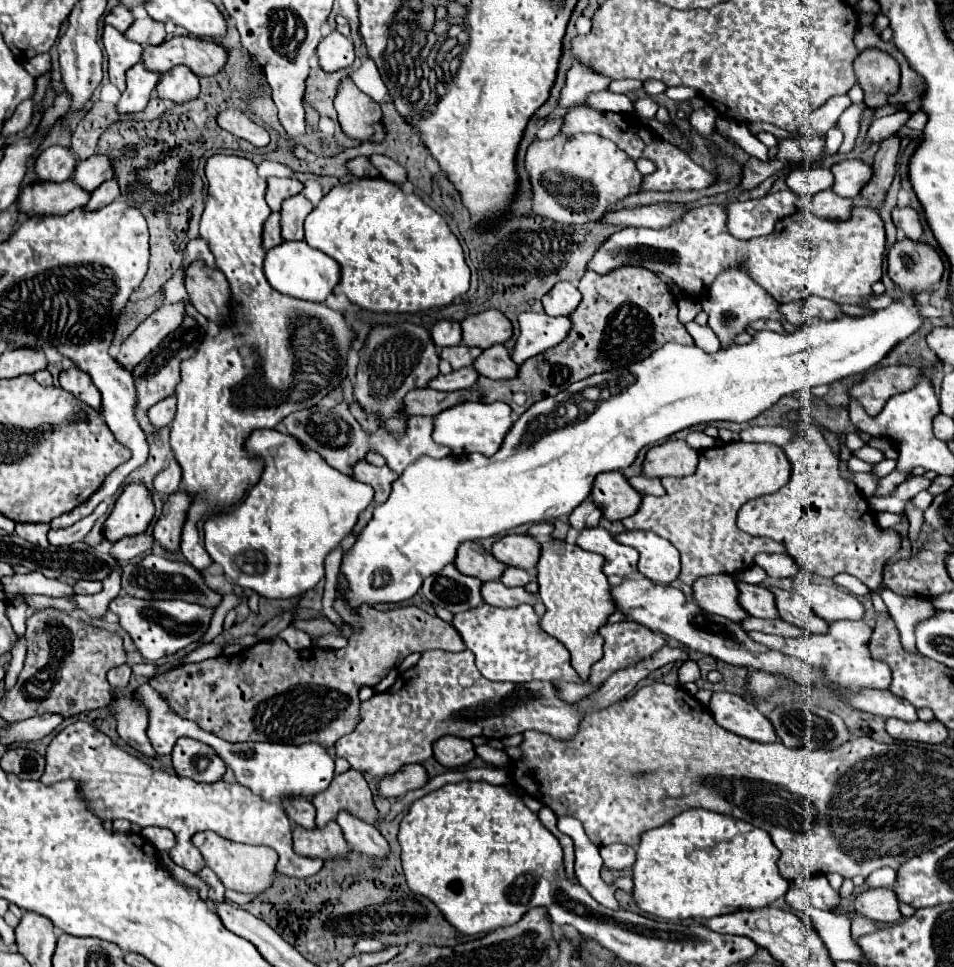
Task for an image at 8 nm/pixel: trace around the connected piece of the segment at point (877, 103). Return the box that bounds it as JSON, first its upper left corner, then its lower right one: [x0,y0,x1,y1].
[854,48,900,108]

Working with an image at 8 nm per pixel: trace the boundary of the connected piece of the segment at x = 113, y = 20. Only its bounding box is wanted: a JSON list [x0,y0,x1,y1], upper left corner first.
[104,4,134,32]

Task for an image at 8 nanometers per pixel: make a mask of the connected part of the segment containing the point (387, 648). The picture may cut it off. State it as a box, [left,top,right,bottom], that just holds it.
[150,598,466,748]

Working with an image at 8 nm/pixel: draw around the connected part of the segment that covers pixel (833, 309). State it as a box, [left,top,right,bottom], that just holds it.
[778,296,842,326]

